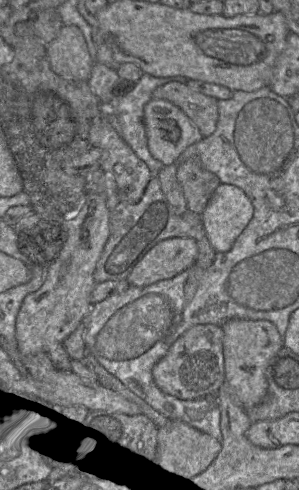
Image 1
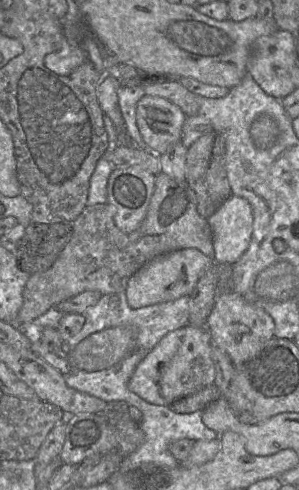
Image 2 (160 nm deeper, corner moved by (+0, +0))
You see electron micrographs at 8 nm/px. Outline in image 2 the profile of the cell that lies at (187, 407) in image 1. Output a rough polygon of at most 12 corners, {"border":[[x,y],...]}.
{"border":[[138,404],[144,440],[119,472],[180,462],[169,449],[184,438],[220,438],[204,410],[181,414]]}

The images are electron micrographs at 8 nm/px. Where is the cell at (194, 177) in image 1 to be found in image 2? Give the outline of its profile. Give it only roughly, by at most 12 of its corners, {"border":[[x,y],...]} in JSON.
{"border":[[210,132],[188,148],[186,182],[208,219],[232,195],[226,139]]}

